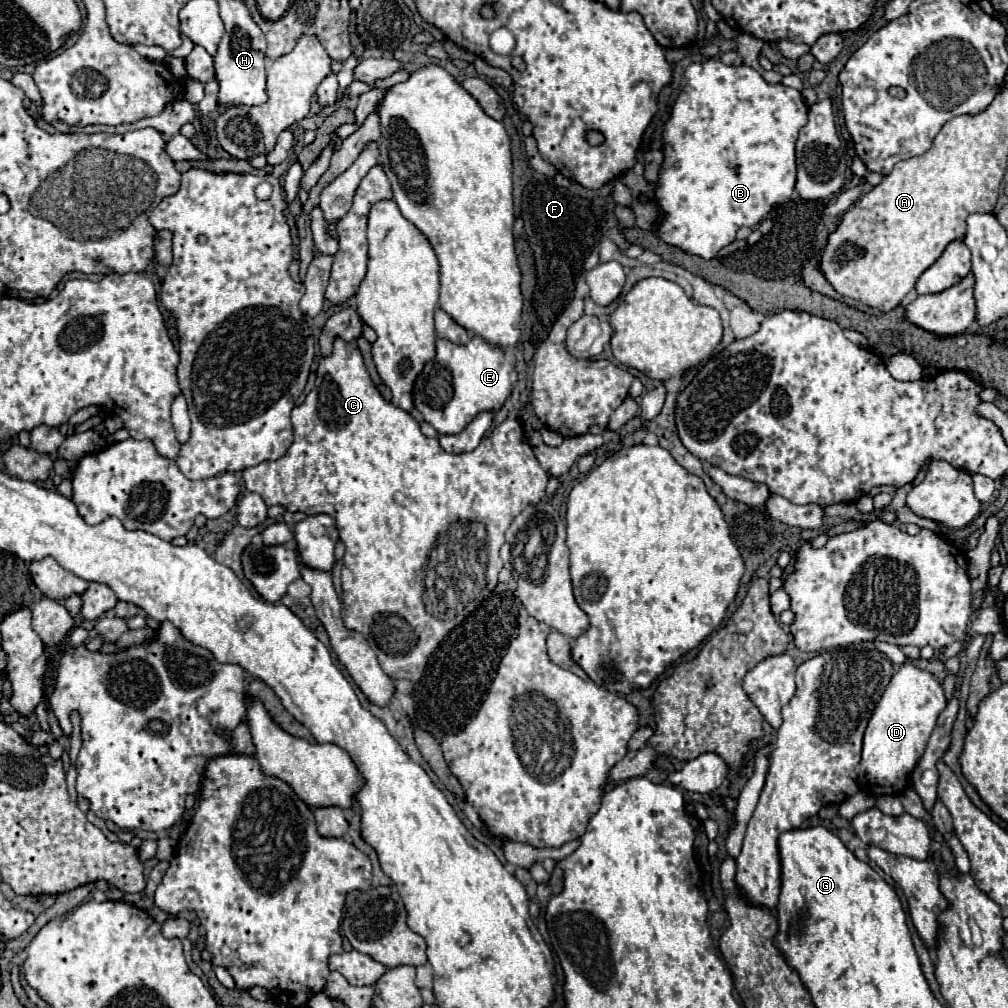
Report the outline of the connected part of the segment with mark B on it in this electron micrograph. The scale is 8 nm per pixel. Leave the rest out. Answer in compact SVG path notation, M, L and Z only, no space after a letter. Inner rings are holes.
M709 59L705 63L691 63L683 75L683 91L671 109L669 121L663 127L665 167L675 167L675 169L661 169L659 181L657 181L655 197L657 197L661 211L663 211L663 223L659 227L659 237L665 243L683 249L685 253L699 255L703 259L713 259L721 247L735 241L735 233L739 227L759 225L777 203L787 203L795 191L795 143L797 143L797 133L805 123L807 123L807 105L797 89L785 87L783 83L775 83L775 85L767 83L755 69L751 69L747 65L733 67L733 65L721 63L719 59Z

